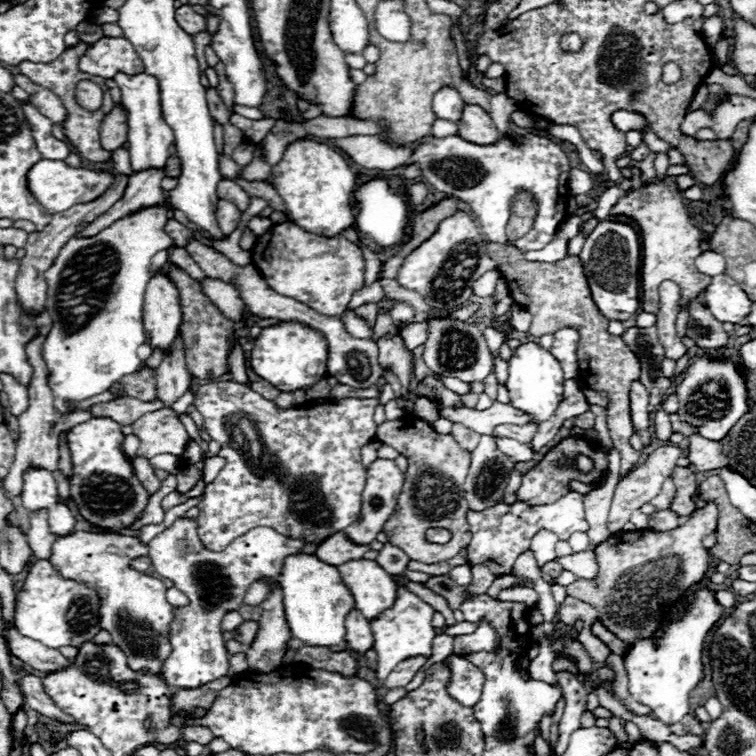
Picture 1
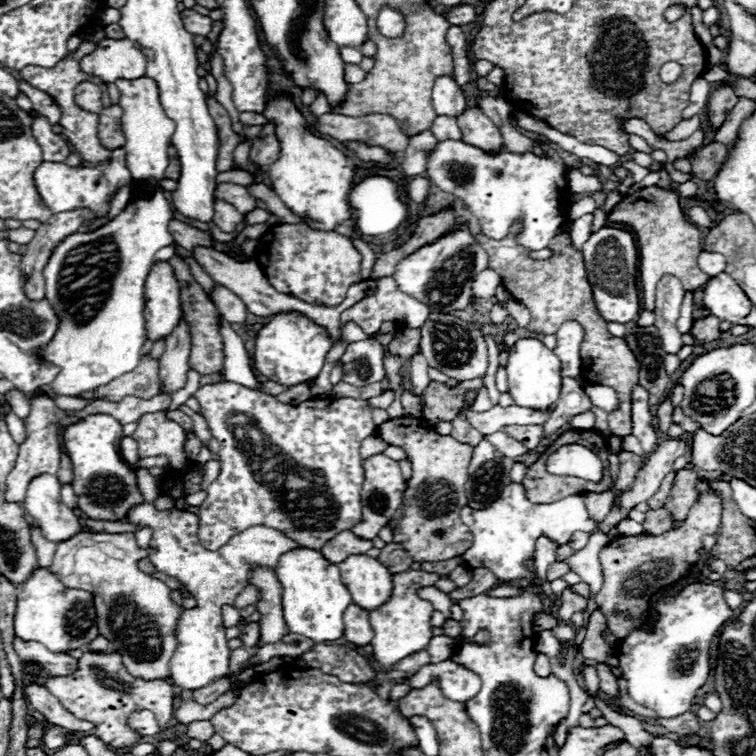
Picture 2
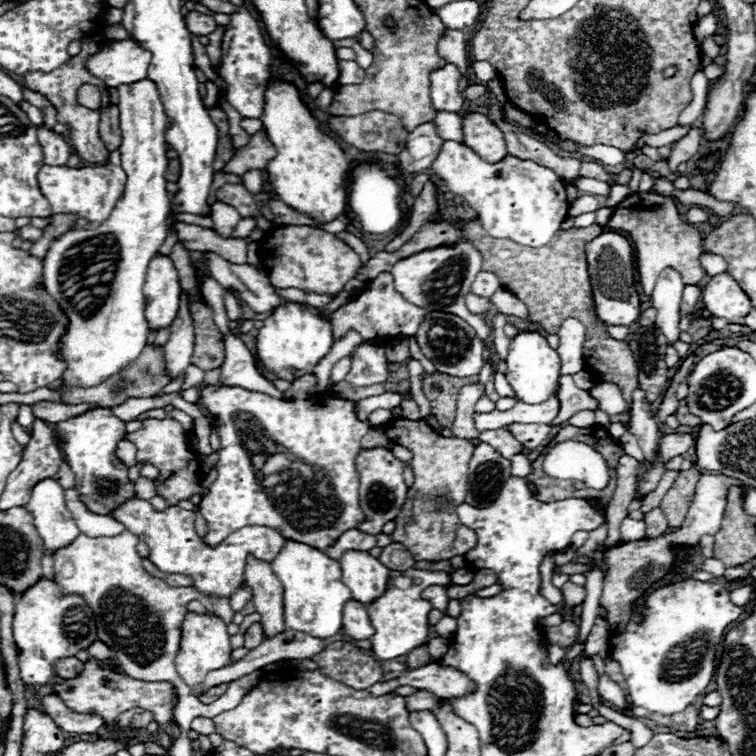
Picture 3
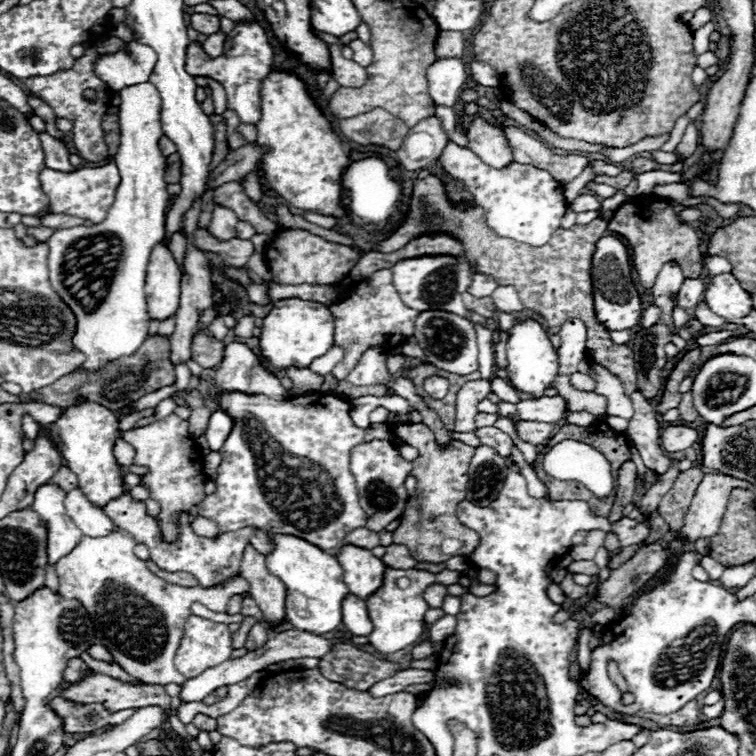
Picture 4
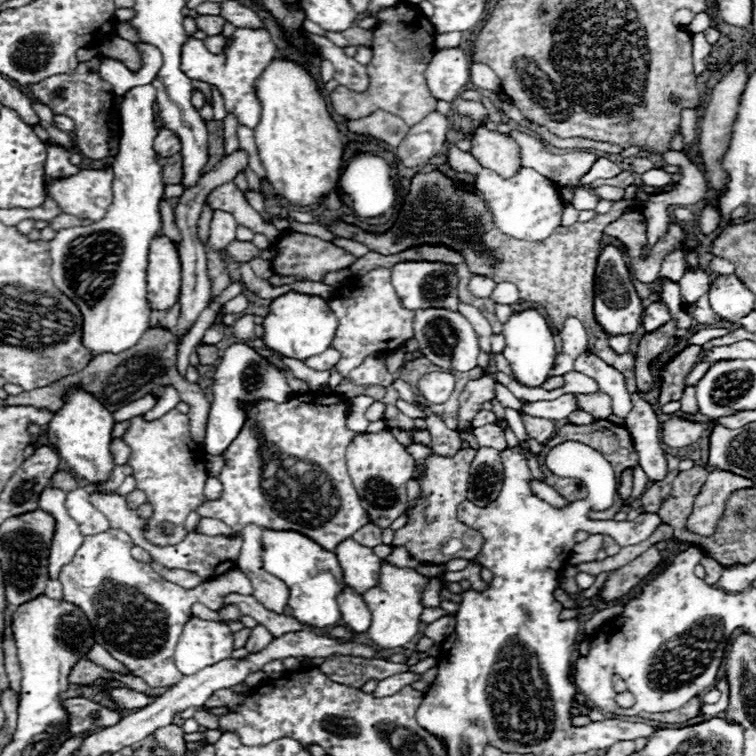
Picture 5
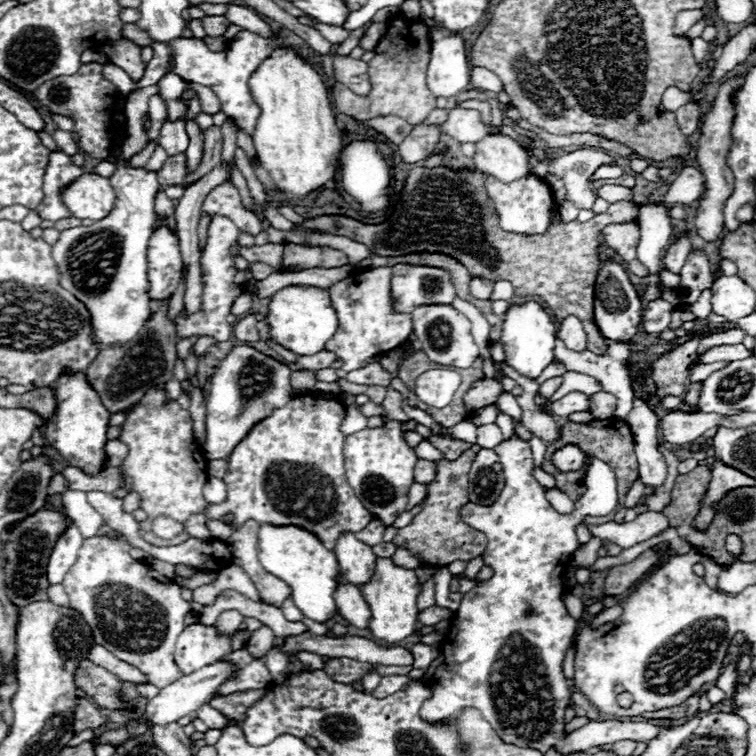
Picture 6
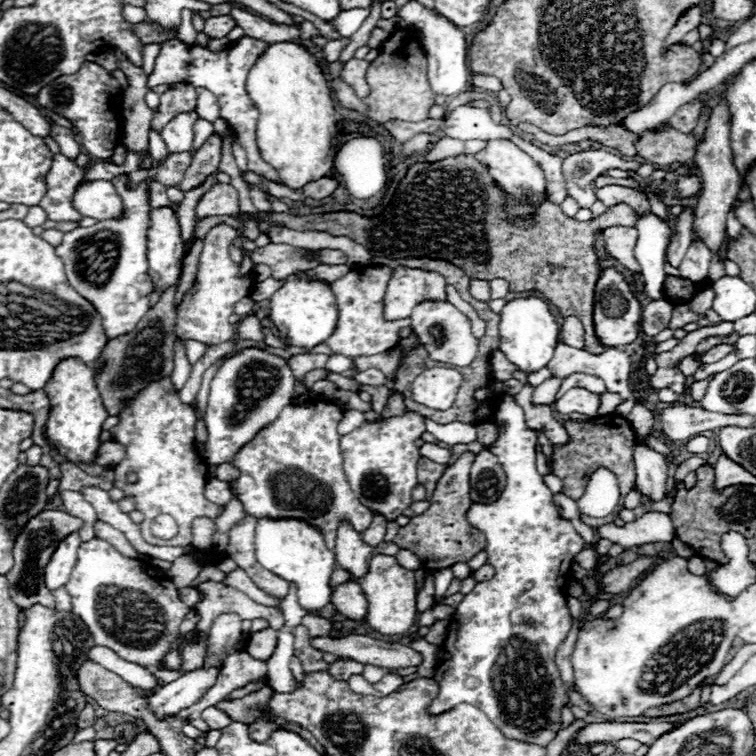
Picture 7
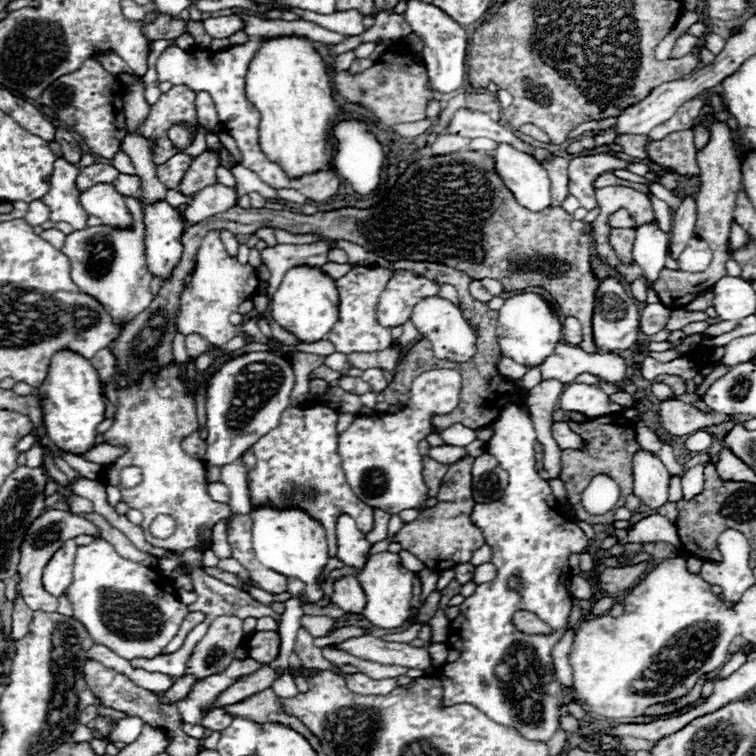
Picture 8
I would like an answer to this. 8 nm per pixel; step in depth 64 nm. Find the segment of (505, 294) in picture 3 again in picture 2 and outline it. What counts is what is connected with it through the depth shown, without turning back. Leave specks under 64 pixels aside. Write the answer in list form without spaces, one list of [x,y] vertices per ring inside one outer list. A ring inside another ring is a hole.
[[[510,298],[510,300],[506,300],[506,302],[502,304],[502,308],[508,310],[508,314],[518,322],[518,326],[522,326],[522,328],[528,326],[528,322],[530,322],[530,310],[528,310],[522,302]]]

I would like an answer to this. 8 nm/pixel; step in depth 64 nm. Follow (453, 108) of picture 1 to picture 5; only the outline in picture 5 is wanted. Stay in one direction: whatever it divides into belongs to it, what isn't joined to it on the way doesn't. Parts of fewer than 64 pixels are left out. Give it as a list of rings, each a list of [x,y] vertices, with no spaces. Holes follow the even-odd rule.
[[[462,48],[436,50],[426,68],[426,82],[436,100],[456,100],[470,82],[470,62]]]

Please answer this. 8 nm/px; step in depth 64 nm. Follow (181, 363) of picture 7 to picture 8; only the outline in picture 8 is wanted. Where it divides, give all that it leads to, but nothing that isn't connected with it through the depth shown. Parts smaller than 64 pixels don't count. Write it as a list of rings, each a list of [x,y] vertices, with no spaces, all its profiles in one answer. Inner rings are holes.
[[[176,332],[172,346],[174,346],[174,358],[176,358],[176,362],[186,362],[188,360],[188,352],[186,352],[186,346],[184,346],[184,336],[180,332]]]

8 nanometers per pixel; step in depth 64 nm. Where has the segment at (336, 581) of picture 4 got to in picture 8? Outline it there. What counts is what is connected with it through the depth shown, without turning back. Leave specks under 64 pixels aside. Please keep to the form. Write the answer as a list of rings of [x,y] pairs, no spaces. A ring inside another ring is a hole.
[[[262,506],[258,510],[252,510],[250,516],[252,516],[252,548],[254,548],[260,564],[264,564],[266,568],[272,568],[284,576],[300,578],[302,582],[306,582],[304,596],[310,602],[320,600],[322,590],[320,590],[318,576],[330,558],[322,524],[298,506],[282,508],[282,510],[272,508],[272,506]]]

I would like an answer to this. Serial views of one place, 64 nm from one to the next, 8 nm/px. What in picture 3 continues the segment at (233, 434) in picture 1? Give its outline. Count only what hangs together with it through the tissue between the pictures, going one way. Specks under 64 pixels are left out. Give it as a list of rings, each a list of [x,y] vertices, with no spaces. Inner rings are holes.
[[[206,386],[200,392],[200,404],[206,408],[208,416],[220,420],[222,434],[222,448],[218,450],[220,460],[216,466],[218,478],[198,504],[198,512],[210,524],[210,532],[204,536],[206,544],[216,546],[220,540],[224,540],[224,536],[244,526],[268,526],[280,532],[284,538],[326,550],[342,536],[342,532],[364,522],[364,512],[358,500],[360,482],[354,468],[354,458],[360,450],[362,436],[370,432],[372,424],[356,418],[356,402],[332,398],[328,394],[312,394],[306,400],[286,402],[244,388]]]

